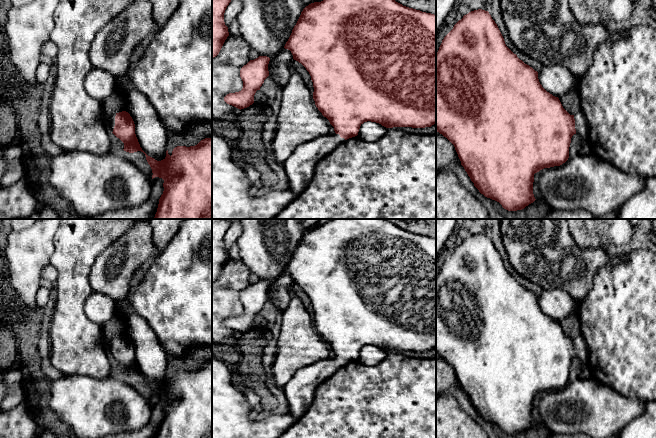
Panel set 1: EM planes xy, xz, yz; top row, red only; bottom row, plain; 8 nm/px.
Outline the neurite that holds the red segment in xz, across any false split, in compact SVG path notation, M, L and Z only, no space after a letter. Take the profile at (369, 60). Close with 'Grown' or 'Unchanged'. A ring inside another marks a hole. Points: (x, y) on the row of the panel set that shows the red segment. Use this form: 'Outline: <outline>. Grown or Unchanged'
Outline: M323 0L314 2L306 6L301 12L284 48L290 50L293 59L301 63L309 72L314 87L313 99L315 105L322 115L329 120L335 131L333 134L319 136L308 143L298 146L283 163L289 180L289 189L296 195L299 195L312 180L316 164L339 144L357 136L360 126L364 122L376 122L386 128L425 128L436 123L436 15L434 14L403 6L395 0Z. Grown

